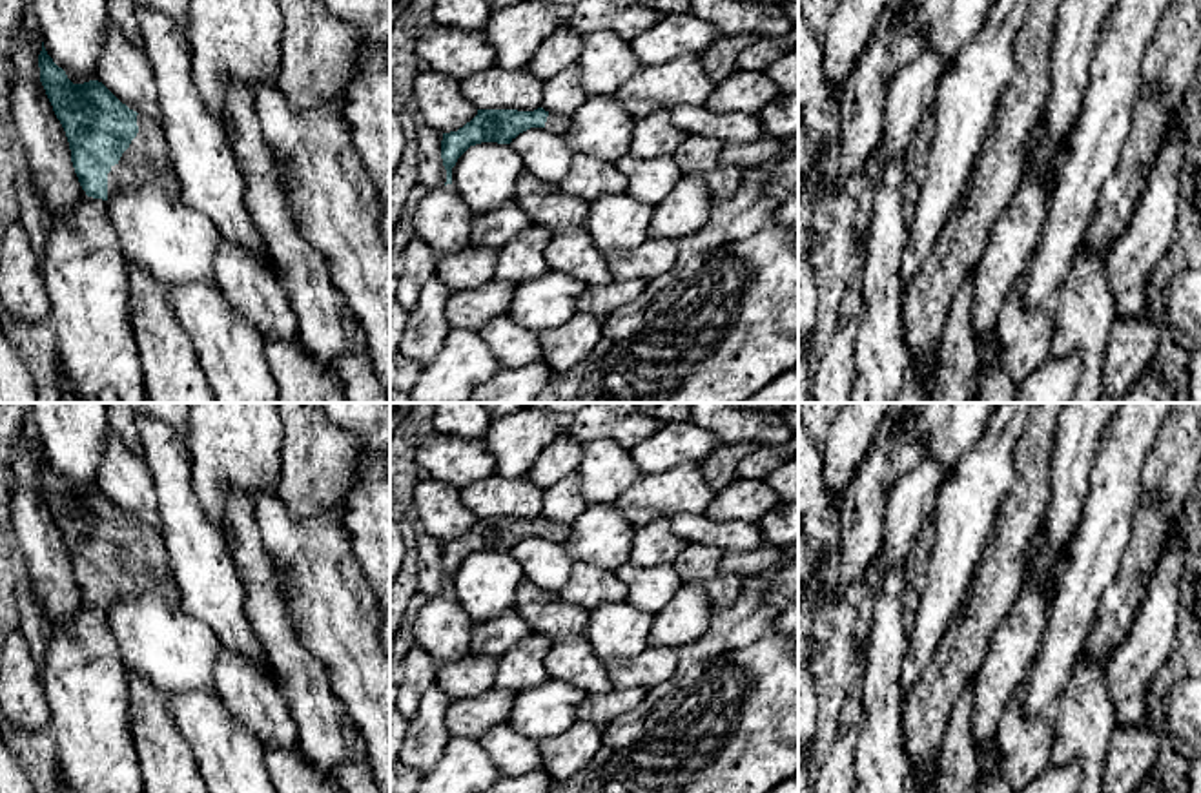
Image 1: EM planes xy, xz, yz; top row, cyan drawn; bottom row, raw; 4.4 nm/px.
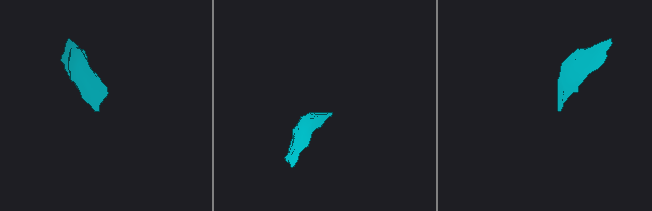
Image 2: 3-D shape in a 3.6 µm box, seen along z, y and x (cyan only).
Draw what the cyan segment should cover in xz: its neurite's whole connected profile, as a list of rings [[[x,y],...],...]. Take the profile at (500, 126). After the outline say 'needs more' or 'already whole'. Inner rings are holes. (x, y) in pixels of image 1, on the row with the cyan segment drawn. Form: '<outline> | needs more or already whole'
[[[543,108],[534,111],[518,109],[477,109],[477,115],[457,131],[443,133],[441,159],[447,170],[447,184],[452,184],[452,168],[457,159],[481,142],[510,144],[519,133],[530,128],[543,128],[565,135],[570,117],[549,113]]] | needs more

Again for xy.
[[[44,42],[38,67],[87,197],[108,201],[149,175],[166,177],[177,193],[162,126],[129,109],[98,80],[73,84],[47,55]]] | needs more

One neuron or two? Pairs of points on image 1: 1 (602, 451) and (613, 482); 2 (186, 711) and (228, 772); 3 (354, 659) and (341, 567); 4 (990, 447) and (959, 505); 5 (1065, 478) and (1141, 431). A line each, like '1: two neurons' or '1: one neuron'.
1: one neuron
2: one neuron
3: one neuron
4: one neuron
5: two neurons

